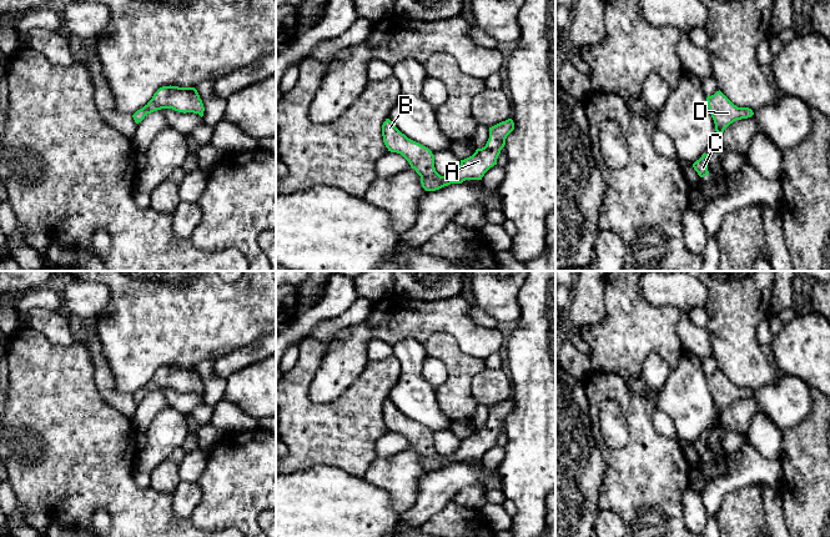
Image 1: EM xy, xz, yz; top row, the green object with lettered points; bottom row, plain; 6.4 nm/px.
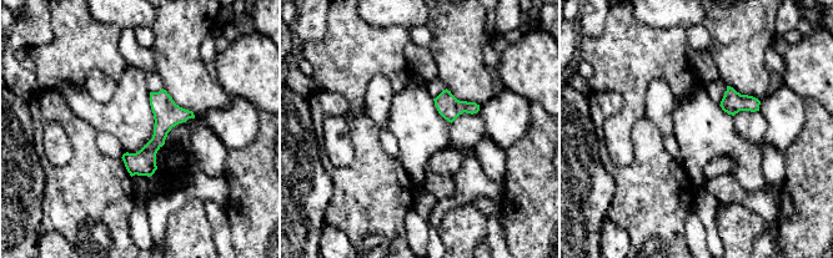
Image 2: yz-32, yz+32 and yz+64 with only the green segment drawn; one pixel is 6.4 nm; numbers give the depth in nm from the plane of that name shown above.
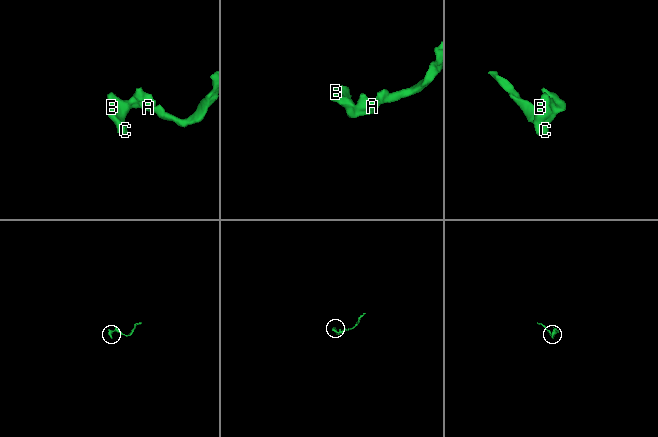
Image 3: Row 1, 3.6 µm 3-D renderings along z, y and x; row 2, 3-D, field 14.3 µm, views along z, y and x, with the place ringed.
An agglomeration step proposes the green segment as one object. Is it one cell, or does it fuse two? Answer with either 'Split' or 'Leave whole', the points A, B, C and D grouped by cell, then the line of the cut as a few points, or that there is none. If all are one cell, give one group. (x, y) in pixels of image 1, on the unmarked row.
Leave whole. Groups: A B C D. No split

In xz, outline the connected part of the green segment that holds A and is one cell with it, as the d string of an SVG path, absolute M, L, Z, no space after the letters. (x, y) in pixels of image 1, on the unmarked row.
M386 398L382 405L382 416L388 431L401 433L421 456L422 467L426 471L436 471L451 463L462 463L466 460L482 460L484 453L497 445L505 418L513 410L512 398L489 407L489 418L486 426L477 428L472 436L461 440L459 448L452 456L441 456L436 451L432 431L408 418L389 398Z

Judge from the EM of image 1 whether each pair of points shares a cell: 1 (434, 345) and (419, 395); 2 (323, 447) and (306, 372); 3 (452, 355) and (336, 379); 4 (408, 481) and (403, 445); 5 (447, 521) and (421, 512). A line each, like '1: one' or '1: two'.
1: two
2: one
3: two
4: two
5: two

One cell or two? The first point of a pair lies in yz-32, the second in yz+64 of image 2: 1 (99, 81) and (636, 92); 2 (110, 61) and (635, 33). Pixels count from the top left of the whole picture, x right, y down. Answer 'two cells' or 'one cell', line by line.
1: two cells
2: one cell

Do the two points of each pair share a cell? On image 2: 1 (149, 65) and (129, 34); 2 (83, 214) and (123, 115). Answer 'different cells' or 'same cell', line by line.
1: same cell
2: different cells

